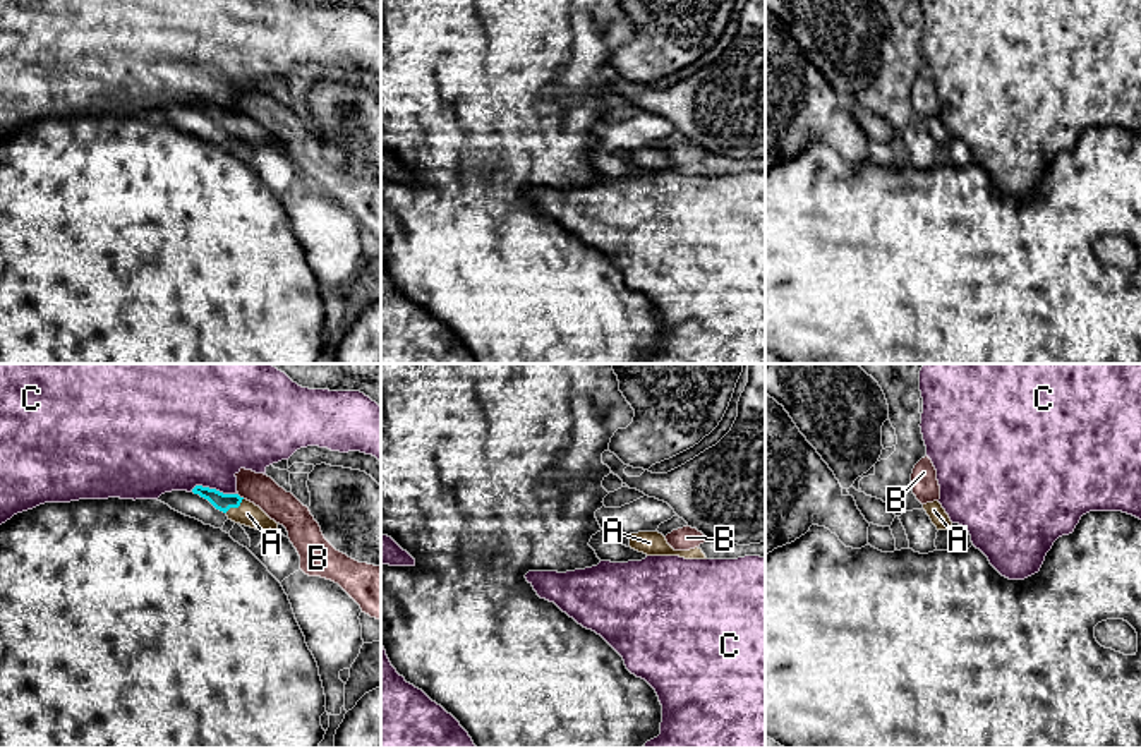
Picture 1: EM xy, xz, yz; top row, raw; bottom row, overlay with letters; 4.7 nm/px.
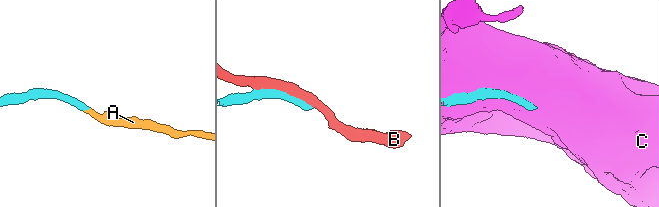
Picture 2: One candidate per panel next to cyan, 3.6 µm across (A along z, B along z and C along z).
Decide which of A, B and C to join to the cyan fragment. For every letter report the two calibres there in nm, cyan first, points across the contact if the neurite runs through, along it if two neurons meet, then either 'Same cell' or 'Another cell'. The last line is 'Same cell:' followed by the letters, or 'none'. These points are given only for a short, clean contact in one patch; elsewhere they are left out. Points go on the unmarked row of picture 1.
A: Thickness 80 nm (cyan) against 110 nm. Path across: xy (222, 117), (235, 122), (247, 129). Same cell
B: Thickness 80 nm (cyan) against 150 nm. Another cell
C: Thickness 80 nm (cyan) against 440 nm. Another cell
Same cell: A

